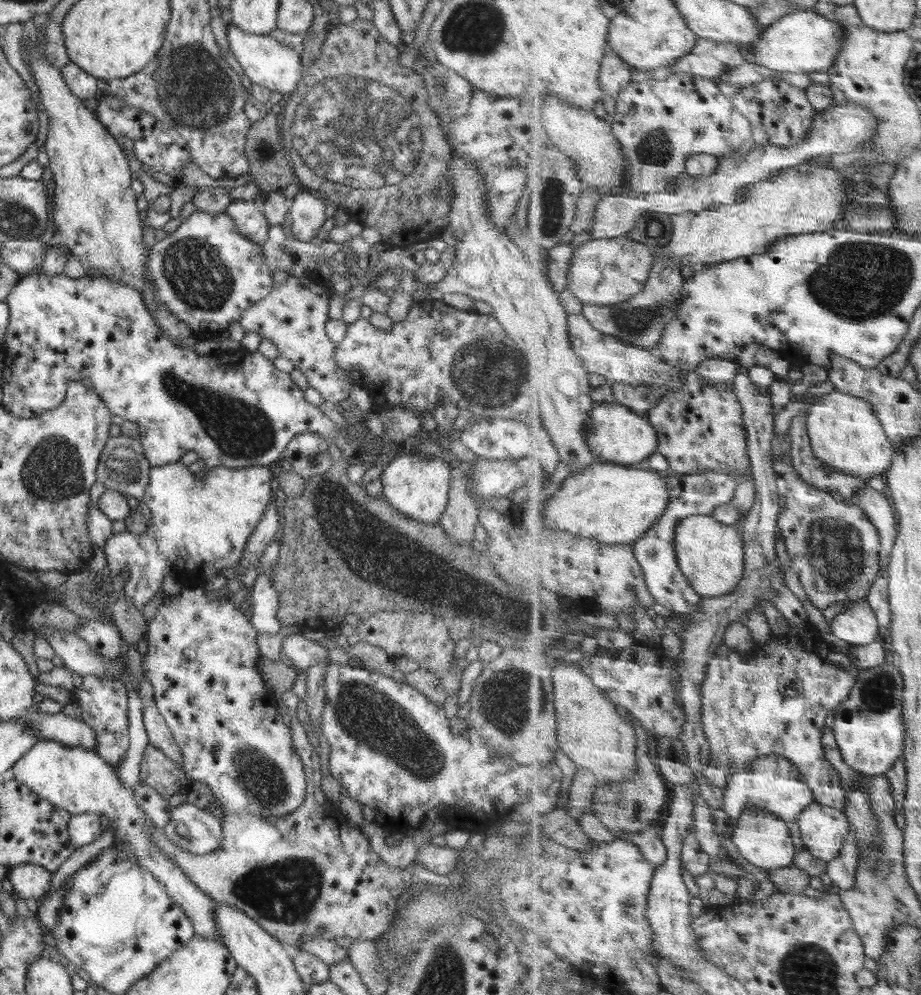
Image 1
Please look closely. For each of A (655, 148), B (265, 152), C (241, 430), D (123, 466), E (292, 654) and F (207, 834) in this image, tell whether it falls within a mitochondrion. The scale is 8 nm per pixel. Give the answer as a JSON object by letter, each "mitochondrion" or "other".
{"A":"mitochondrion","B":"mitochondrion","C":"mitochondrion","D":"mitochondrion","E":"other","F":"other"}

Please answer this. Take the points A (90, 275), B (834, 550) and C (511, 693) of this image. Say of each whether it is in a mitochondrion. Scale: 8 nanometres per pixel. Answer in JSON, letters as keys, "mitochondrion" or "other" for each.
{"A":"other","B":"mitochondrion","C":"mitochondrion"}

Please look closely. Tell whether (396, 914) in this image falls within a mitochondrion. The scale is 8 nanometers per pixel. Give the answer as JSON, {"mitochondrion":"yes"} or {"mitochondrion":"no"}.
{"mitochondrion":"no"}

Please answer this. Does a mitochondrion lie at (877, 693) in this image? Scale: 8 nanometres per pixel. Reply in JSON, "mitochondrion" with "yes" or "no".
{"mitochondrion":"yes"}

